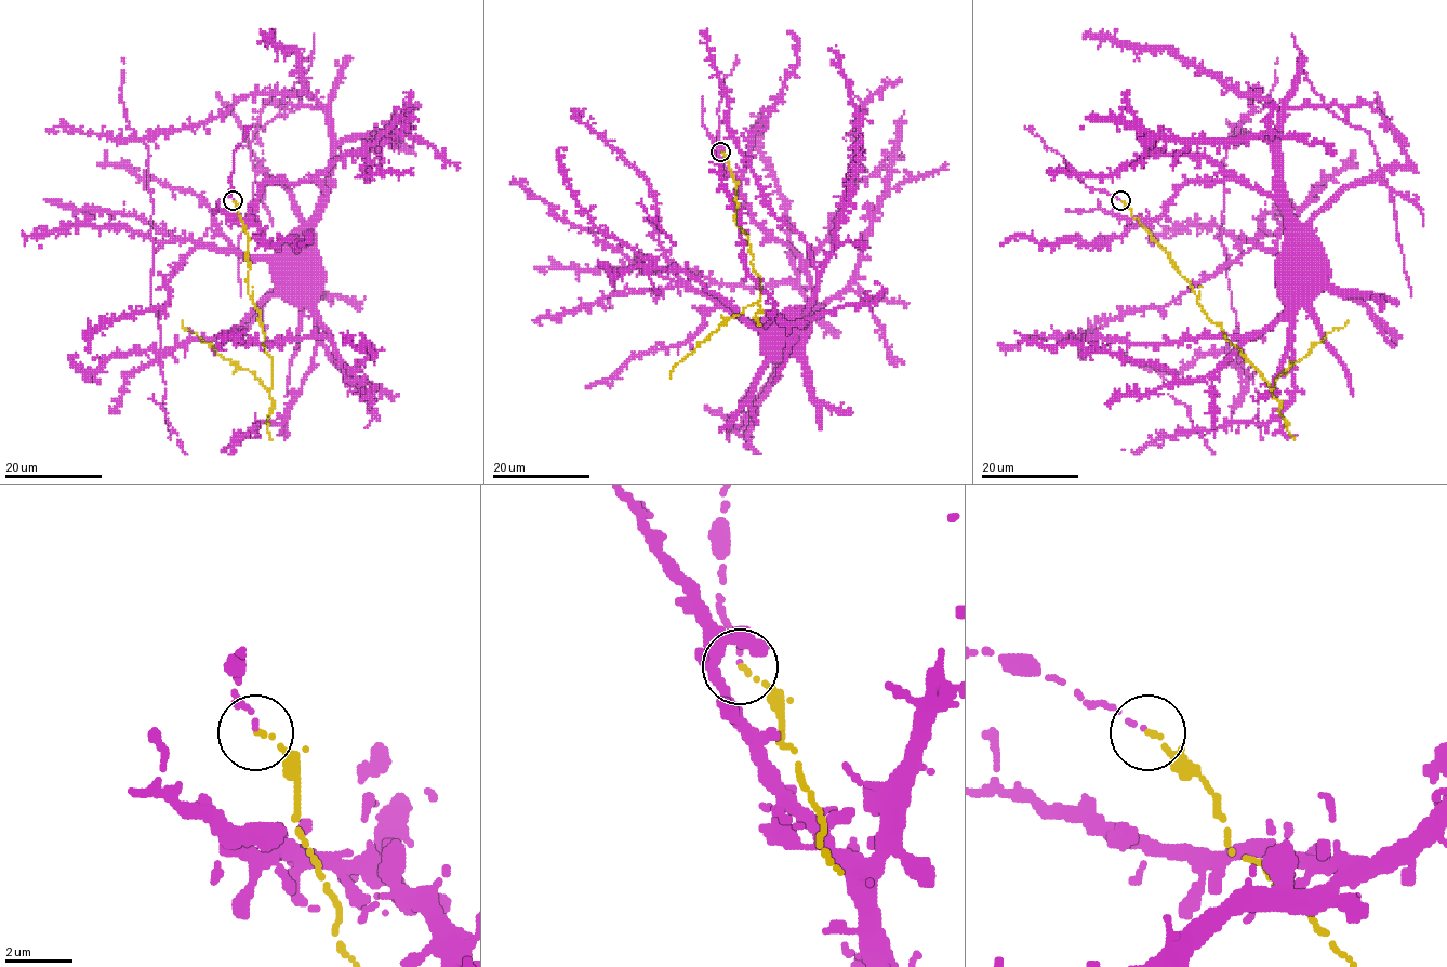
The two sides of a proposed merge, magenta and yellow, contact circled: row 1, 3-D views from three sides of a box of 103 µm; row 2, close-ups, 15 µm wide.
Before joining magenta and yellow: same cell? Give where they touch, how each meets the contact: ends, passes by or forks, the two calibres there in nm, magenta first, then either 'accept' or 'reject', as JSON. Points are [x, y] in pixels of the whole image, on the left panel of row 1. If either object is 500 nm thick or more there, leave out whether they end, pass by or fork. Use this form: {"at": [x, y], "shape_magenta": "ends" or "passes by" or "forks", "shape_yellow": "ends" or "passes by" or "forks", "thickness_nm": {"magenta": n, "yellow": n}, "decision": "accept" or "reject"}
{"at": [233, 200], "shape_magenta": "ends", "shape_yellow": "ends", "thickness_nm": {"magenta": 100, "yellow": 130}, "decision": "accept"}

